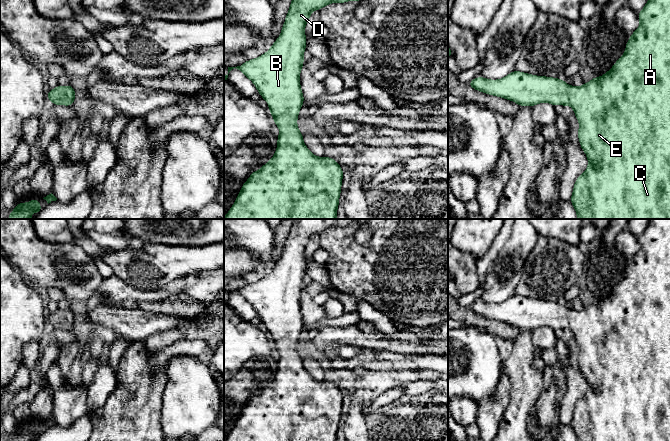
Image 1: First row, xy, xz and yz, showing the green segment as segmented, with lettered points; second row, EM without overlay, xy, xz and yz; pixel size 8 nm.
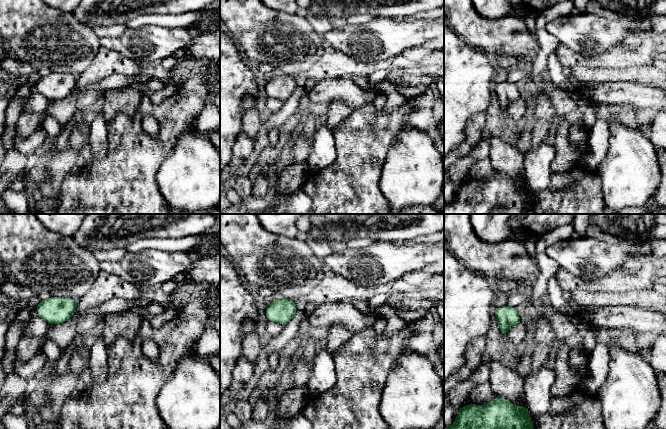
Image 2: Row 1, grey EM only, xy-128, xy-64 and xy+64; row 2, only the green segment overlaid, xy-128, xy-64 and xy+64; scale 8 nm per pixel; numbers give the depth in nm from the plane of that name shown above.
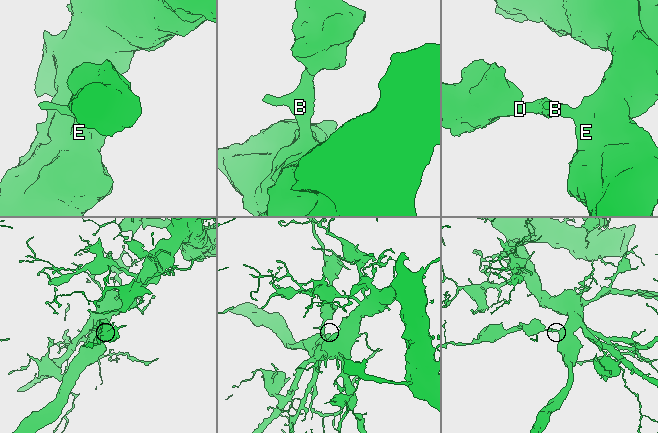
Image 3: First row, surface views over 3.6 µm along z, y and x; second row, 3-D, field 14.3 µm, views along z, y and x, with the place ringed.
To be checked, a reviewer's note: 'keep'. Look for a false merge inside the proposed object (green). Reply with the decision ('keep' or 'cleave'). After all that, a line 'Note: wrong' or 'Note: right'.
keep
Note: right

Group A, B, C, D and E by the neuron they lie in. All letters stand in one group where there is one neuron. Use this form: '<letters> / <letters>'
A B C D E

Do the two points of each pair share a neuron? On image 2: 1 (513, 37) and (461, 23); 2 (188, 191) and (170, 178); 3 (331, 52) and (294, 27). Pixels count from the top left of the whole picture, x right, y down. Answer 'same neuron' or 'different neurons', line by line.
1: same neuron
2: same neuron
3: different neurons

